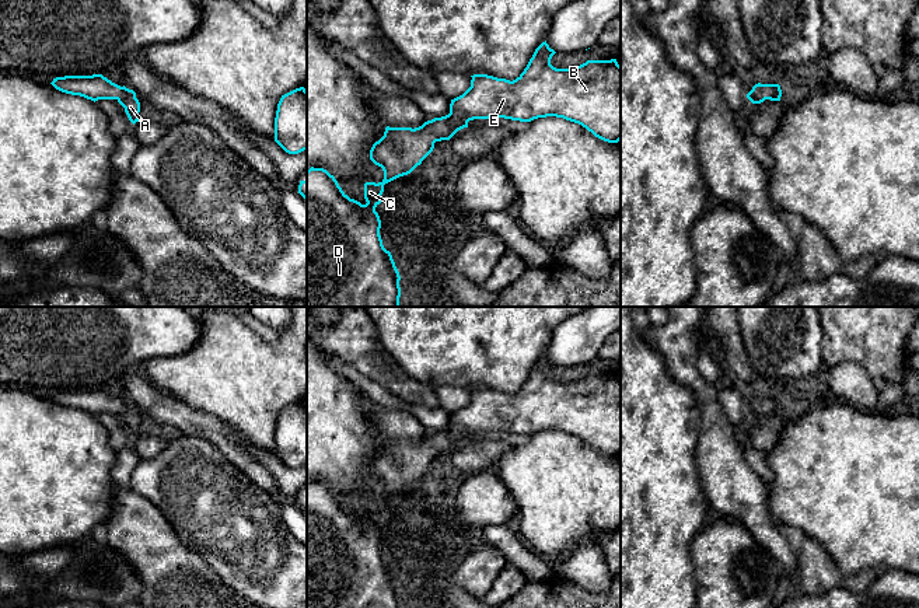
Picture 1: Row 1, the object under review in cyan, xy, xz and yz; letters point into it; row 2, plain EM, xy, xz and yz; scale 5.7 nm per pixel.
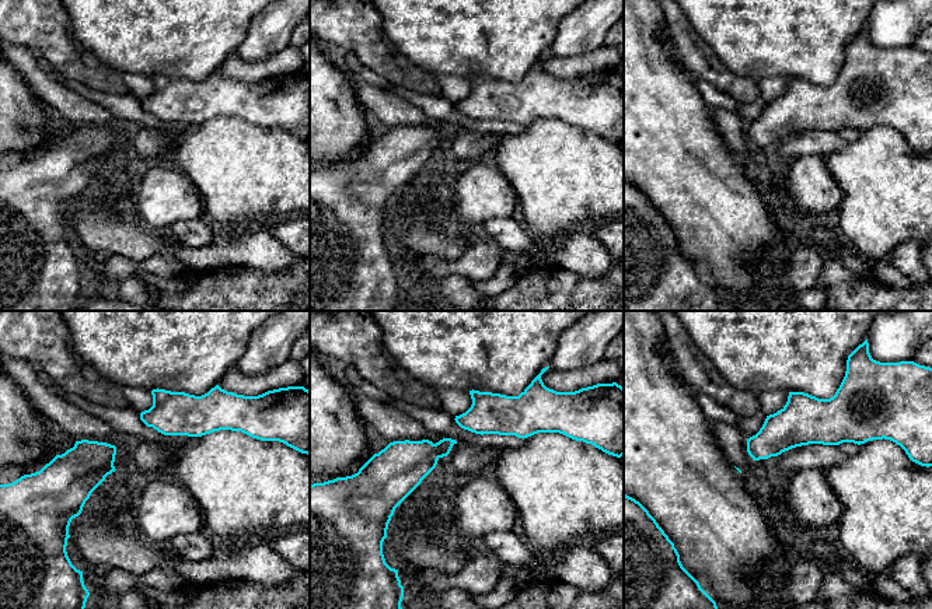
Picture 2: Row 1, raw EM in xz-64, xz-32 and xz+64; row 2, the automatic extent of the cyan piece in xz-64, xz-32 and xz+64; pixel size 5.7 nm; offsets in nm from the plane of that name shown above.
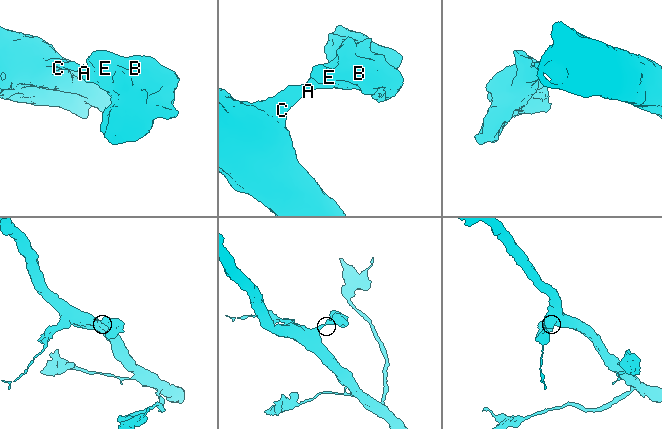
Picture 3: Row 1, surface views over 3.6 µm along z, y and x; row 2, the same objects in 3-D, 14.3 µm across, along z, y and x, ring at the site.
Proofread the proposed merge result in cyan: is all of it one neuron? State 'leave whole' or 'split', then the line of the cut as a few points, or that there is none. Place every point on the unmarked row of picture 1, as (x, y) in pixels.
leave whole; no cut

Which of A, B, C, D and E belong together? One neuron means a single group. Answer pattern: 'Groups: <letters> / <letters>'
Groups: A B C D E

